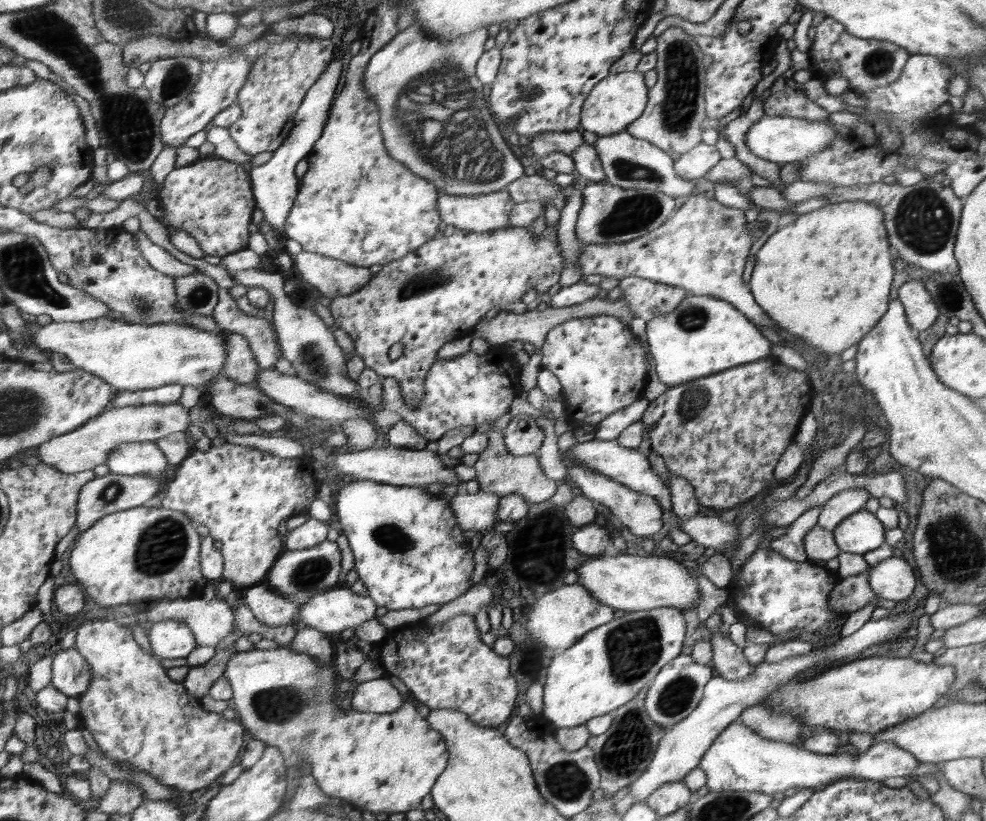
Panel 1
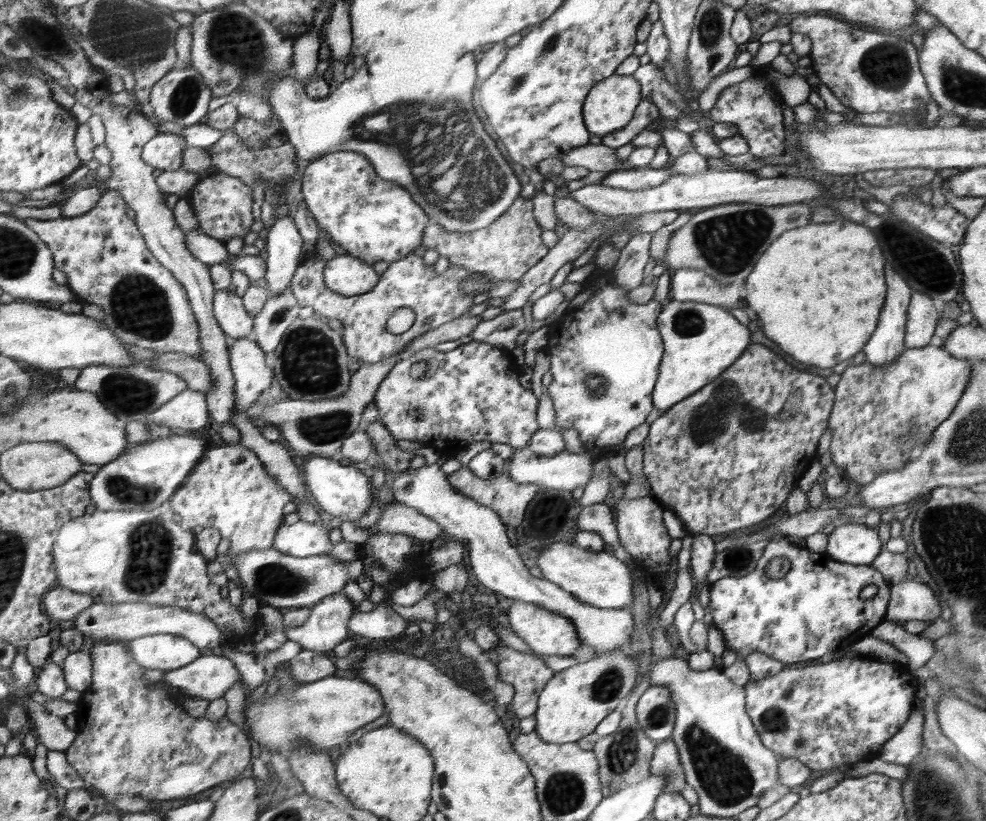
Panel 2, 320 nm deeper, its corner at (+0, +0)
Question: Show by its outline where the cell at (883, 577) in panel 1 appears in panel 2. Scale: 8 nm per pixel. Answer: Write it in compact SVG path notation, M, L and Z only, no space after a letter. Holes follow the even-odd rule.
M909 577L892 585L888 621L923 620L931 625L940 615L938 599L926 583Z

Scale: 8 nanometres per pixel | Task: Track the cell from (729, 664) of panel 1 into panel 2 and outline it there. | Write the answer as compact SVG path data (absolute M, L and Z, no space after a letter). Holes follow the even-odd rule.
M854 656L813 663L804 668L786 666L768 678L749 680L744 688L747 693L747 713L759 731L764 746L776 751L782 760L798 758L813 772L831 772L875 757L883 745L906 724L916 704L915 695L919 686L907 663L887 663Z

